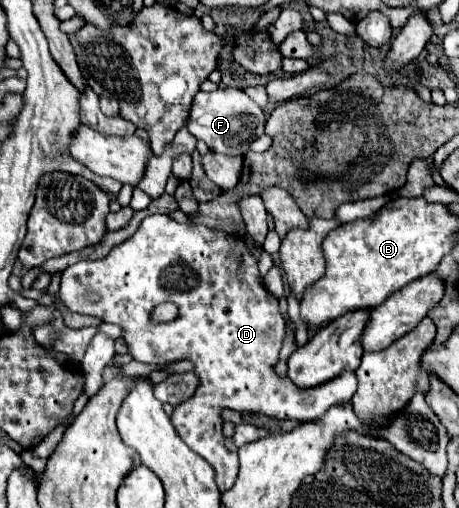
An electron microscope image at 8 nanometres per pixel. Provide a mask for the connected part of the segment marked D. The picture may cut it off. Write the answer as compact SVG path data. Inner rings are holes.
M166 214L147 216L137 232L115 246L101 260L81 260L63 270L61 276L61 302L79 314L91 314L103 322L111 322L123 328L123 338L129 346L129 354L145 364L171 364L177 360L189 360L195 366L199 386L191 400L177 406L171 414L171 422L181 440L199 456L203 456L217 472L217 486L221 492L235 484L239 460L223 444L221 410L233 408L243 412L263 412L281 420L315 420L321 418L329 406L349 400L357 390L355 374L341 374L327 386L315 386L315 390L295 390L291 382L279 378L273 366L279 360L279 350L285 340L285 320L279 312L277 298L261 284L261 274L255 258L241 240L241 236L195 224L180 224ZM161 302L175 302L179 308L179 320L153 326L149 320L151 310Z

